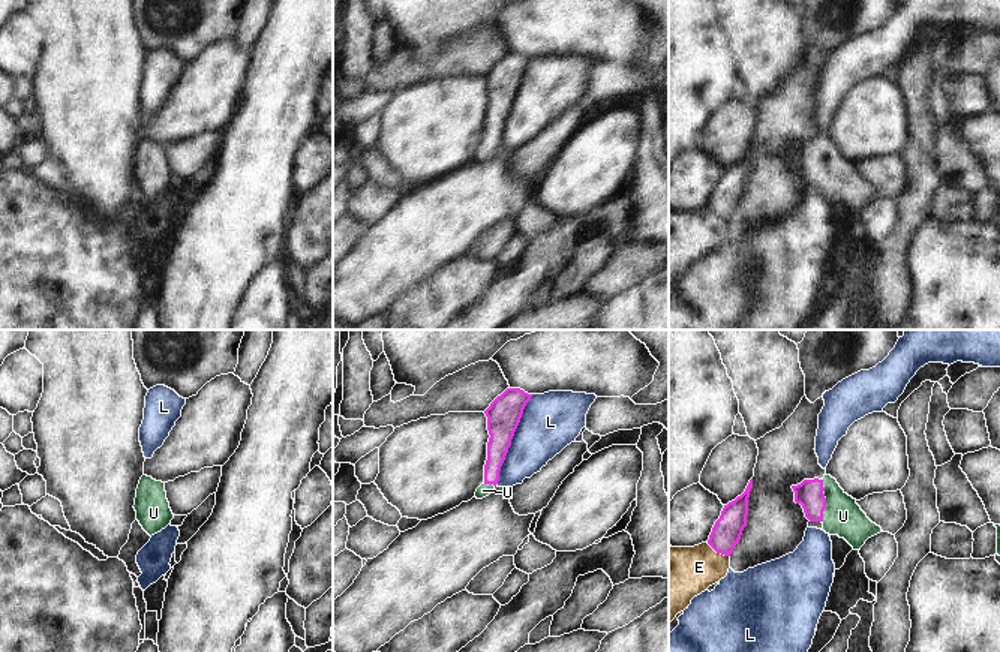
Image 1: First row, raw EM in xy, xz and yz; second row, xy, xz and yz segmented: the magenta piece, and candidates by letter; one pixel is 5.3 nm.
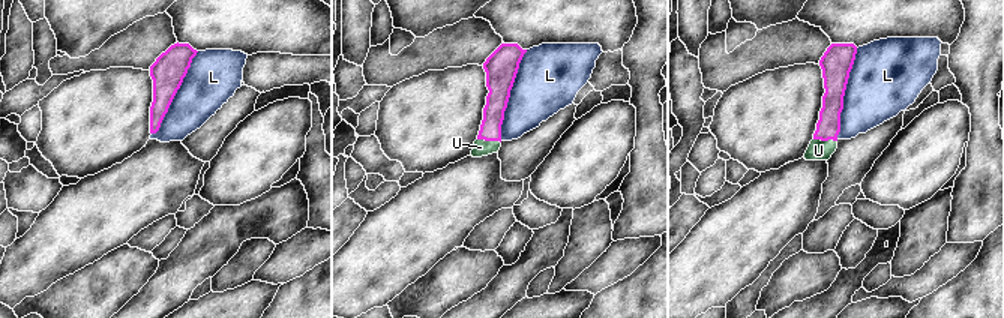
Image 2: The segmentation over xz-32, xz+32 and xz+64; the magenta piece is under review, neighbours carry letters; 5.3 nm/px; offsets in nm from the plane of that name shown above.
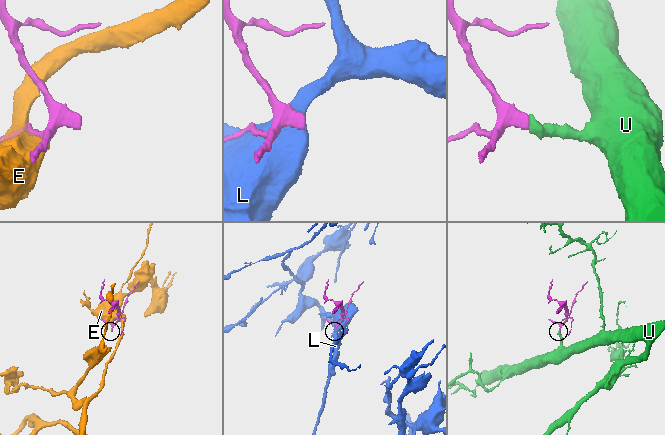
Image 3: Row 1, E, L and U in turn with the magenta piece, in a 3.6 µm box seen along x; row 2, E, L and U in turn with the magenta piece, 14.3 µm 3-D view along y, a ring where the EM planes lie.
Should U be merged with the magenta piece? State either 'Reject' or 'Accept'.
Accept

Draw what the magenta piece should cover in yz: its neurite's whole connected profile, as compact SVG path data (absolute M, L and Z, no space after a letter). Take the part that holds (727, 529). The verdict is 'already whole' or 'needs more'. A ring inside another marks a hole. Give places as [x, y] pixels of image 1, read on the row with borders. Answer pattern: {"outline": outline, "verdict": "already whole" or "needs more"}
{"outline": "M753 478L745 492L735 501L724 505L720 519L715 522L708 544L724 556L730 556L739 543L744 528L747 526L748 498L753 489Z", "verdict": "already whole"}

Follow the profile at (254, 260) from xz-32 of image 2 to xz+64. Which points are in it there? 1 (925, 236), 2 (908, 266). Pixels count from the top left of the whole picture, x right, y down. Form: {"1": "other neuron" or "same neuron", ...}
{"1": "same neuron", "2": "same neuron"}

